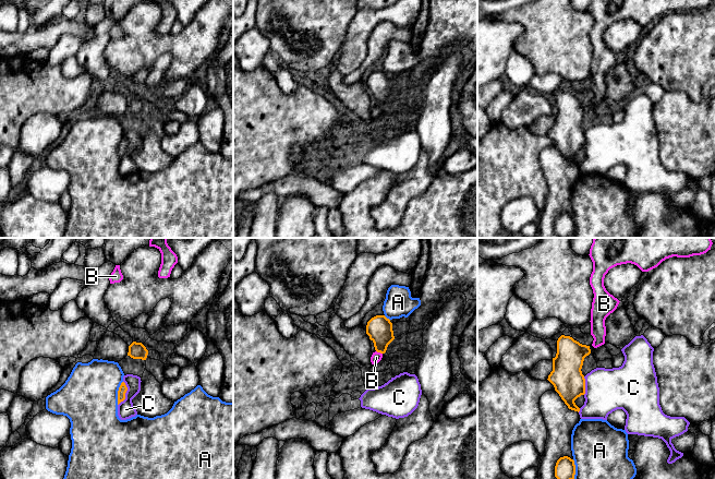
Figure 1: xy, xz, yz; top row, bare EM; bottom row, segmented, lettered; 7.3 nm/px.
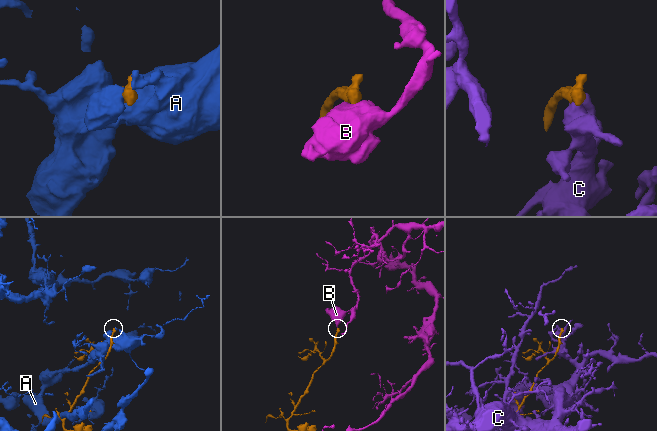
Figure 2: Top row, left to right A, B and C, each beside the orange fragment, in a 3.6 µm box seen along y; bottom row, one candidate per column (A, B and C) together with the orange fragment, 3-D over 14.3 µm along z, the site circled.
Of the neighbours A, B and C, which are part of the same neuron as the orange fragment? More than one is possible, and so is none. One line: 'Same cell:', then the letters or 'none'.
Same cell: B

